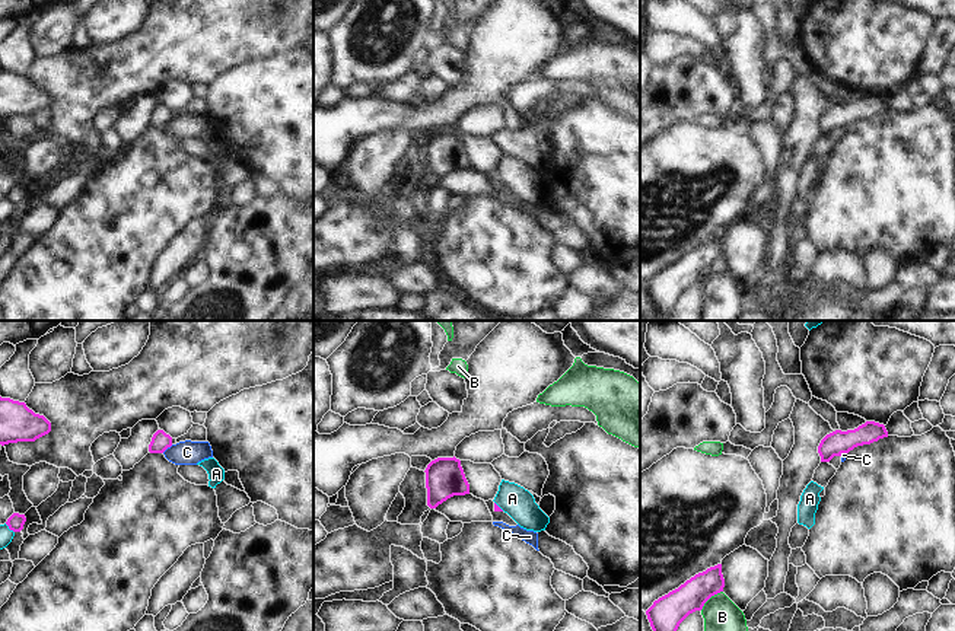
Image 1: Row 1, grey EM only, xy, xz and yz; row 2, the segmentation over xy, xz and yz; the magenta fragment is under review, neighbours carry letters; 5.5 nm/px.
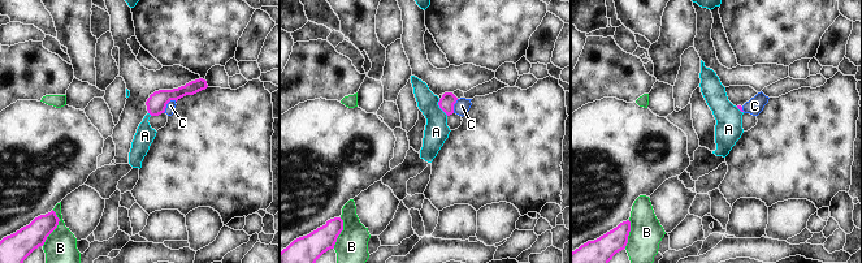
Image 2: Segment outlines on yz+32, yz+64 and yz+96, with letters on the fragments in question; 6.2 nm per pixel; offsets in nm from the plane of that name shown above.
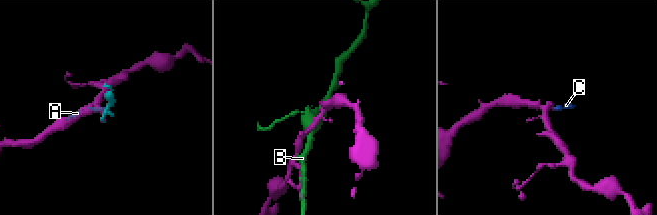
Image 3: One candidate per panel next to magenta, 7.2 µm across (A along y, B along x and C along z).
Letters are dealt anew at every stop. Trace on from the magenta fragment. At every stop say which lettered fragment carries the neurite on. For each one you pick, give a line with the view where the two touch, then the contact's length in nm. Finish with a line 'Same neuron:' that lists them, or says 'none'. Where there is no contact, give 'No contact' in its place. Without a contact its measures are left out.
Same neuron: none.

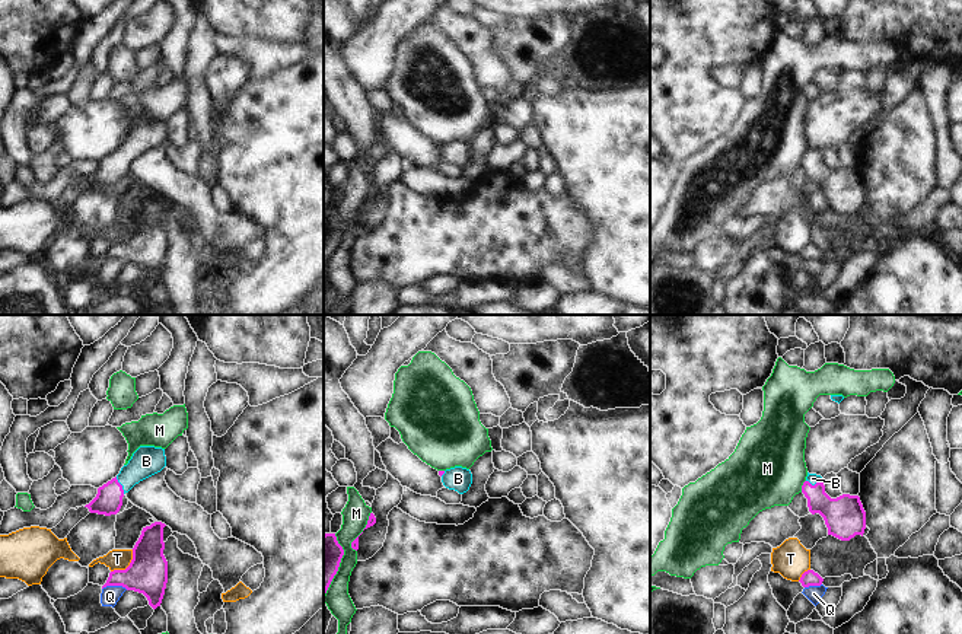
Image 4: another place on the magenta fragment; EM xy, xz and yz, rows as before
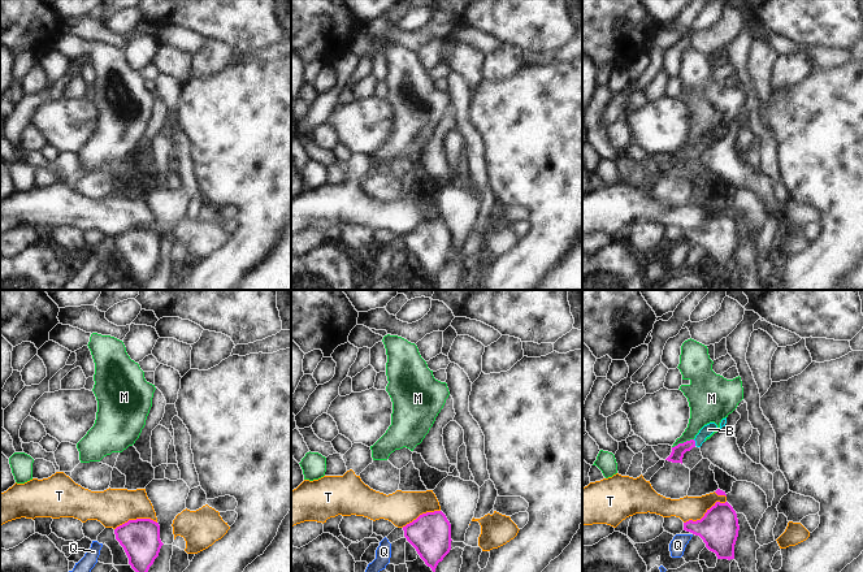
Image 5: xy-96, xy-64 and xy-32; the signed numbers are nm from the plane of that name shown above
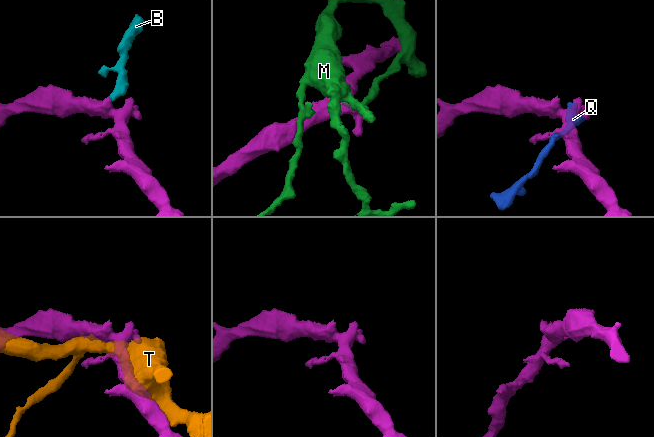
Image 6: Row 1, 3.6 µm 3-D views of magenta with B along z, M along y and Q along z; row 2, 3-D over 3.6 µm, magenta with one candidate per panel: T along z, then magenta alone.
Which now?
B: Touches magenta in xy. Shared border 110 nm
Same neuron: B.

